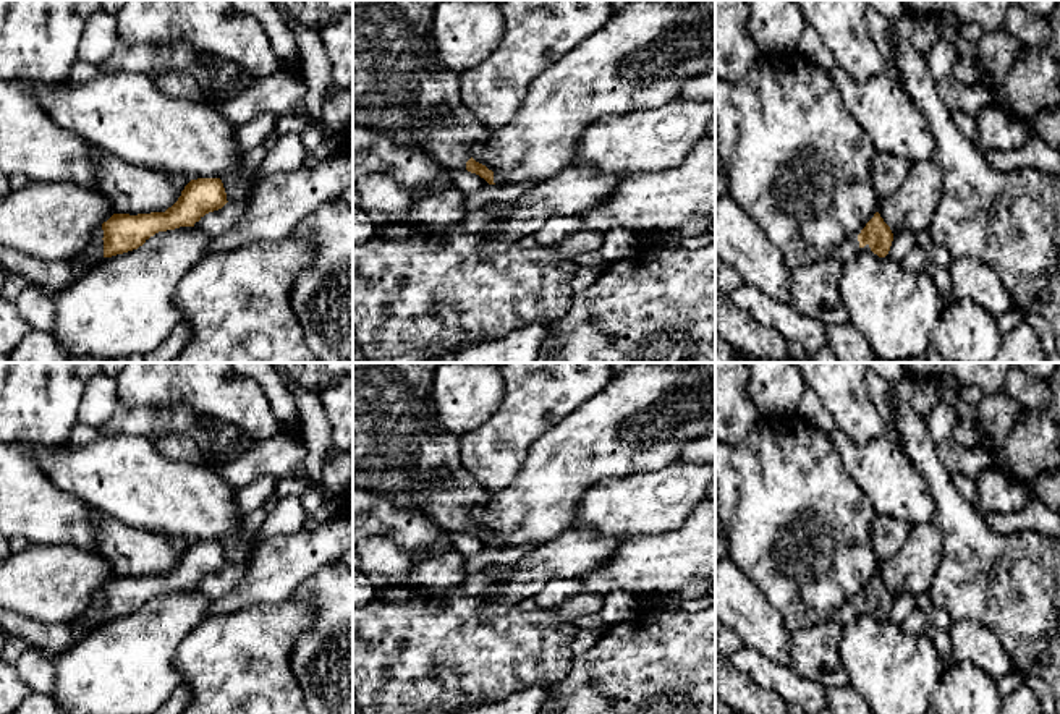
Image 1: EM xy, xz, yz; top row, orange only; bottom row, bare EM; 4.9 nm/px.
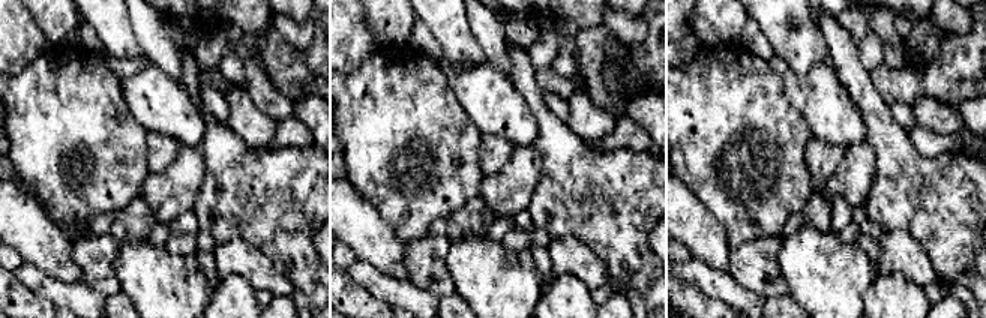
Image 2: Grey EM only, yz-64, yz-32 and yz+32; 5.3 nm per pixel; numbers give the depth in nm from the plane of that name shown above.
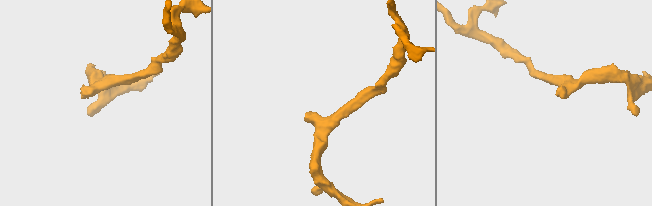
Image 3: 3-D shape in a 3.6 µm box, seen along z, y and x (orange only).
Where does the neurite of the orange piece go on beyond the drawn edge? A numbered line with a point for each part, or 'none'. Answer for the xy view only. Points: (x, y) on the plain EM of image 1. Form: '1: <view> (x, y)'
1: xy (94, 614)

